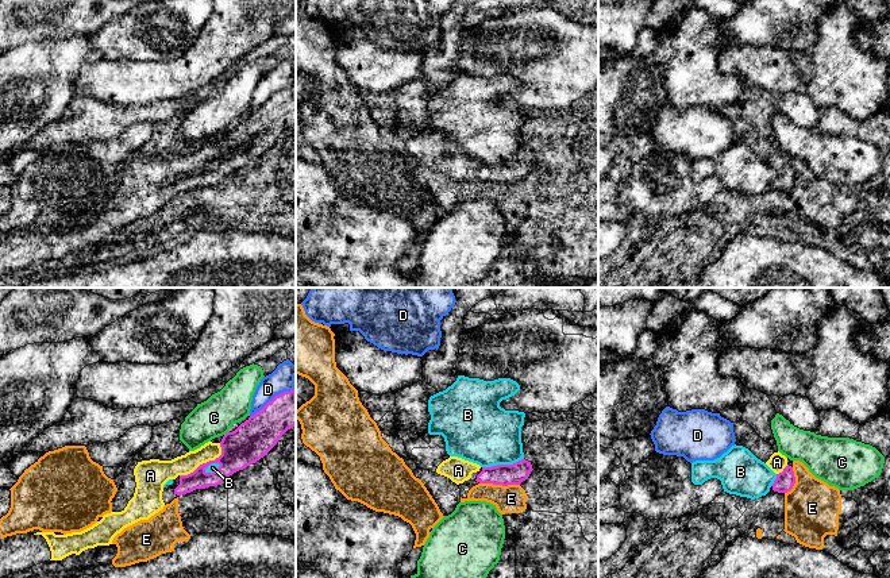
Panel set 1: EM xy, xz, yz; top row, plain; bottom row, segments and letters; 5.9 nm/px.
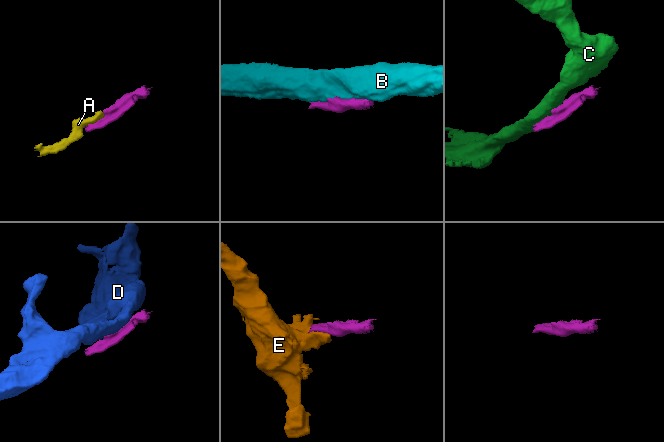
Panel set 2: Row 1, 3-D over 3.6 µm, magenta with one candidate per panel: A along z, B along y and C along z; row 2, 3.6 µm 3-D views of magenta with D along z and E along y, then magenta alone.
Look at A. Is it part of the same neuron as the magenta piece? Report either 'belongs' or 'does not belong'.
belongs

